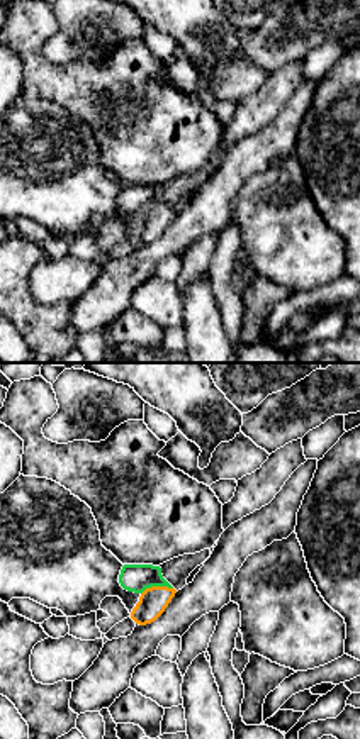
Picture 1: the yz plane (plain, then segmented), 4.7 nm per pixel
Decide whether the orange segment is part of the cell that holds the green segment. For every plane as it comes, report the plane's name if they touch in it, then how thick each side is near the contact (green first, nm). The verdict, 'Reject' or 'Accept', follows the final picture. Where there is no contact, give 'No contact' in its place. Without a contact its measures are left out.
Touches green in yz. Thickness 130 nm (green) against 130 nm

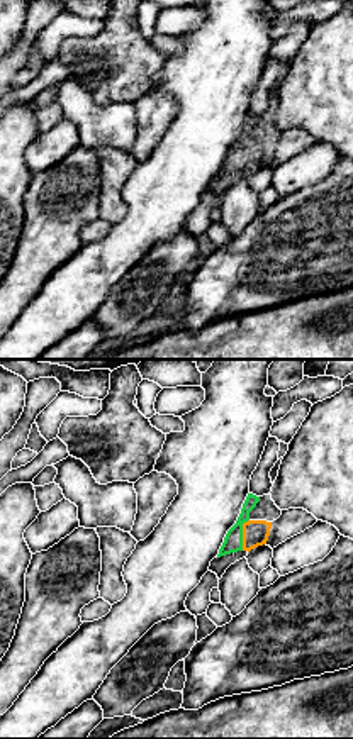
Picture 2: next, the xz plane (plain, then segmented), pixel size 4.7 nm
Touches green in xz. Thickness 90 nm (green) against 130 nm

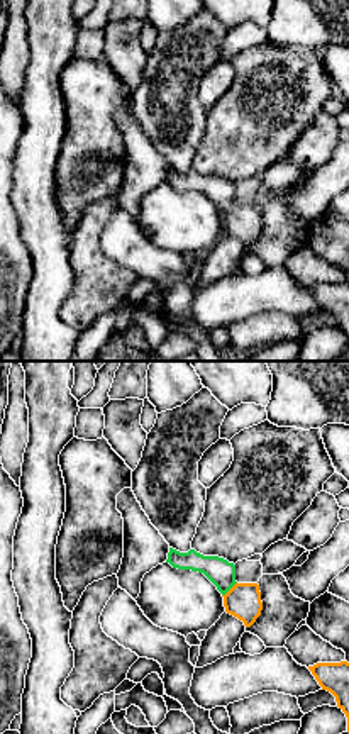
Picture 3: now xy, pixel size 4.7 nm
Touches green in xy. Thickness 130 nm (green) against 170 nm

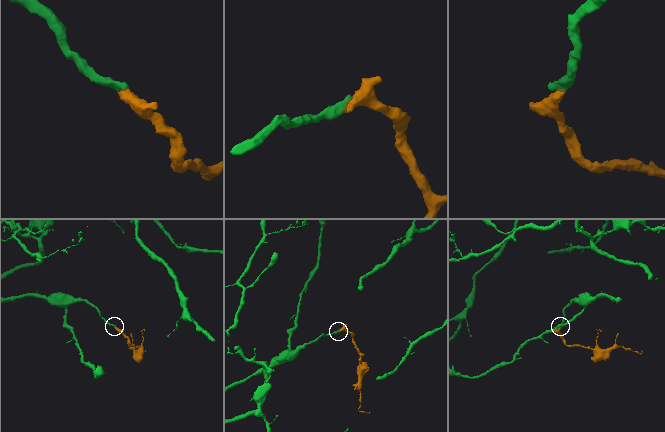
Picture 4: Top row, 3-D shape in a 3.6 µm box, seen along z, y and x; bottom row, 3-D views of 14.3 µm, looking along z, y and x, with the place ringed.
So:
Accept

